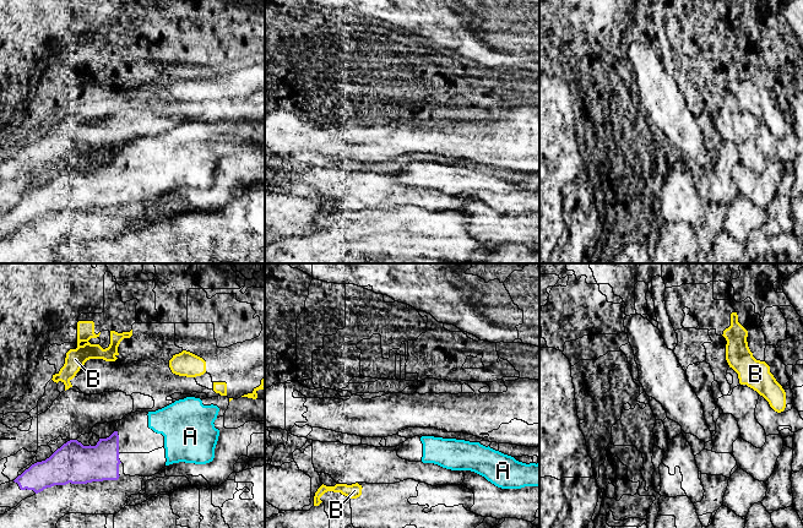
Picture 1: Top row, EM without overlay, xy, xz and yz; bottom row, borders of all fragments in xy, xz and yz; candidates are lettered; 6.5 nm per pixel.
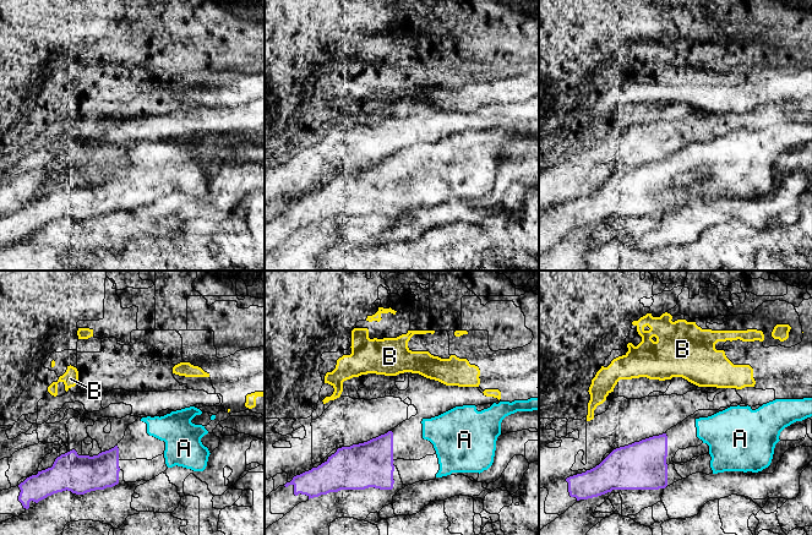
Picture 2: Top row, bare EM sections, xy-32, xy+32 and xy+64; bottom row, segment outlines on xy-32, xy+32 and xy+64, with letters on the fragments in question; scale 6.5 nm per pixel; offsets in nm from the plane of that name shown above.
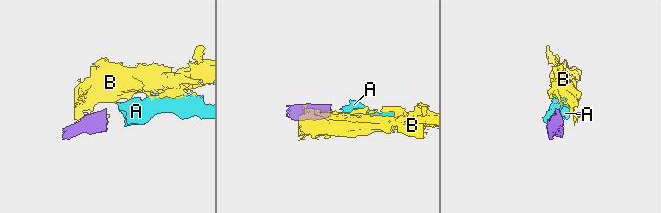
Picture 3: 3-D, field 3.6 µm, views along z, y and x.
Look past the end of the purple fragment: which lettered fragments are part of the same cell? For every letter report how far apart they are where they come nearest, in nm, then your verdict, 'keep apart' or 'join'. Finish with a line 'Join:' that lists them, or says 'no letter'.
A: 200 nm | join
B: 320 nm | keep apart
Join: A

